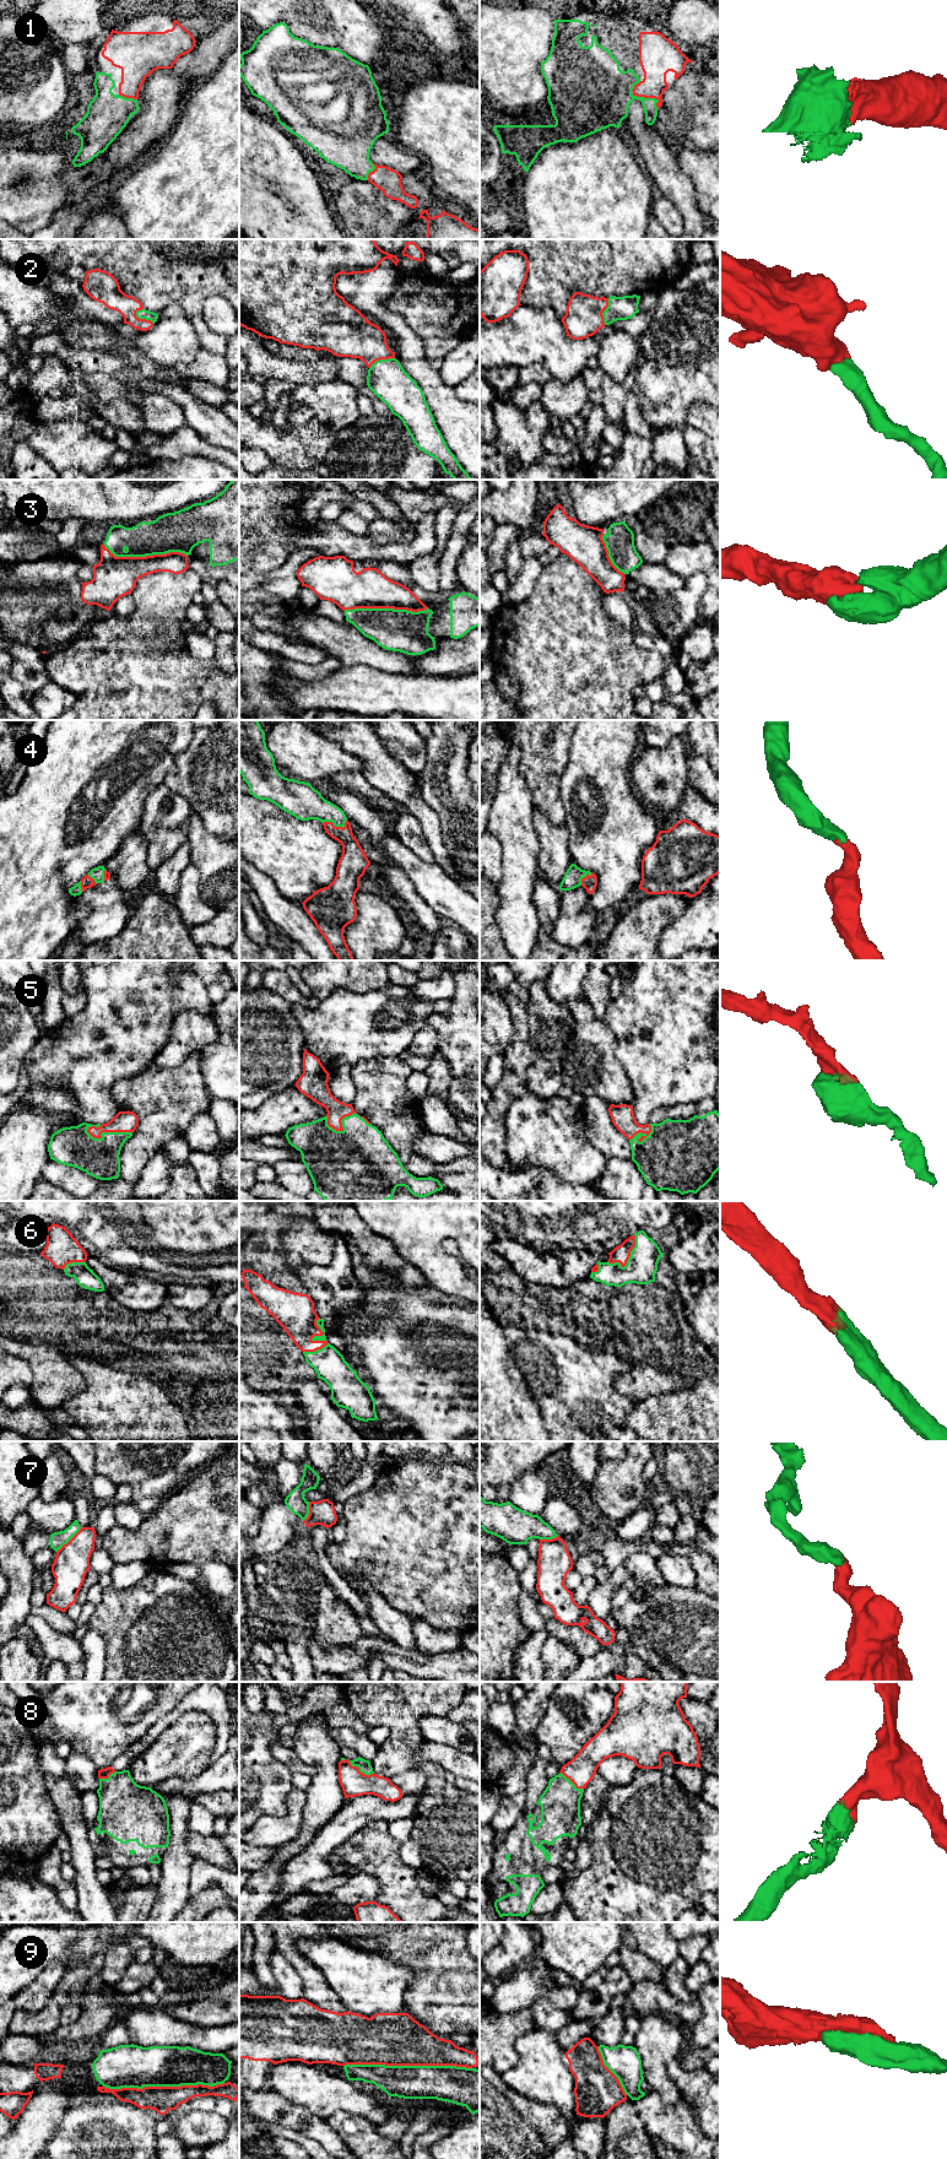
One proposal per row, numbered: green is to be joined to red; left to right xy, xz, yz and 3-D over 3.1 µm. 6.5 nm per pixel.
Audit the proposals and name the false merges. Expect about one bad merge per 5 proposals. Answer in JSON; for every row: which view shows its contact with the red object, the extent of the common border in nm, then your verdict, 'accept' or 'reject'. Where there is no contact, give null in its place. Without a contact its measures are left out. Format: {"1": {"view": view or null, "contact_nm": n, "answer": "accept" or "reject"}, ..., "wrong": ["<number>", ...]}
{"1": {"view": "yz", "contact_nm": 200, "answer": "accept"}, "2": {"view": "xy", "contact_nm": 150, "answer": "accept"}, "3": {"view": "xy", "contact_nm": 550, "answer": "accept"}, "4": {"view": "xz", "contact_nm": 160, "answer": "accept"}, "5": {"view": "xy", "contact_nm": 300, "answer": "accept"}, "6": {"view": "yz", "contact_nm": 260, "answer": "accept"}, "7": {"view": "xy", "contact_nm": 240, "answer": "reject"}, "8": {"view": "xz", "contact_nm": 190, "answer": "accept"}, "9": {"view": "xz", "contact_nm": 850, "answer": "accept"}, "wrong": ["7"]}

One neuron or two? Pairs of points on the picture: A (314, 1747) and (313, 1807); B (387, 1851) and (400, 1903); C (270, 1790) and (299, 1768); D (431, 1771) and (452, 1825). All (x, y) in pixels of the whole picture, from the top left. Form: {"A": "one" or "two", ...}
{"A": "one", "B": "one", "C": "two", "D": "one"}

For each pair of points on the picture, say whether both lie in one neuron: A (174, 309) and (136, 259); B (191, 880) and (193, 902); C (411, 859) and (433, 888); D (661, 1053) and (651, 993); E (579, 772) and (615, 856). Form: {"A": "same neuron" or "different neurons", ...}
{"A": "different neurons", "B": "same neuron", "C": "same neuron", "D": "same neuron", "E": "same neuron"}

